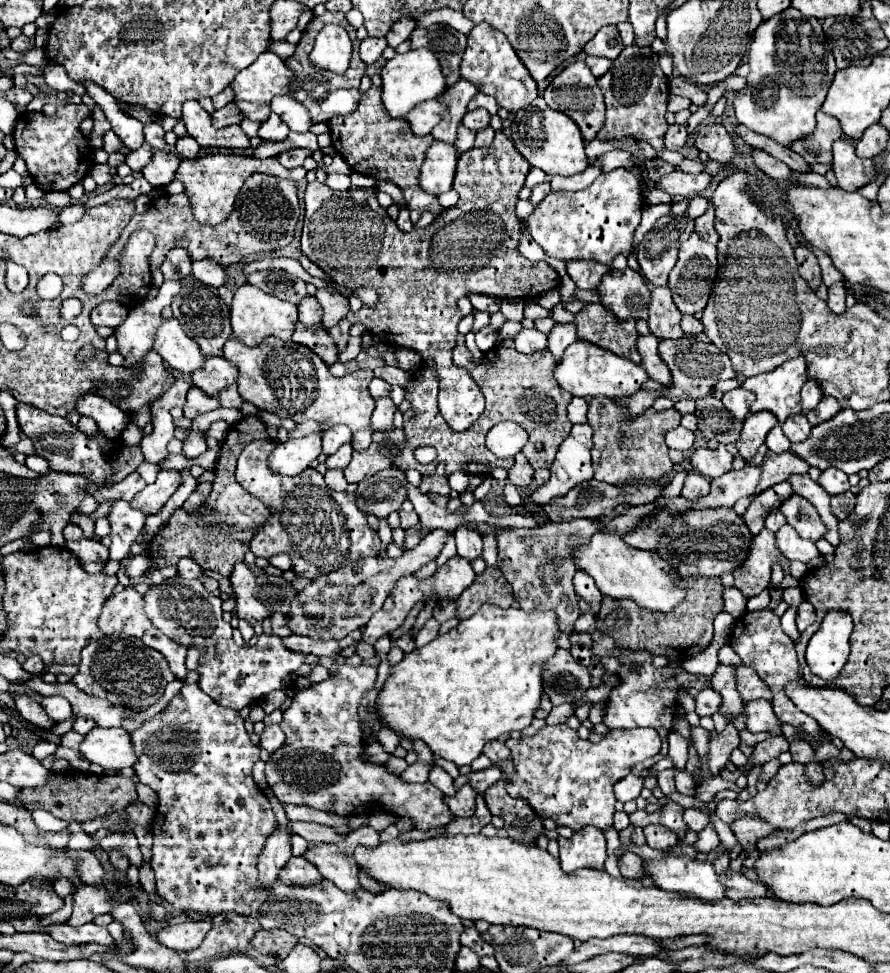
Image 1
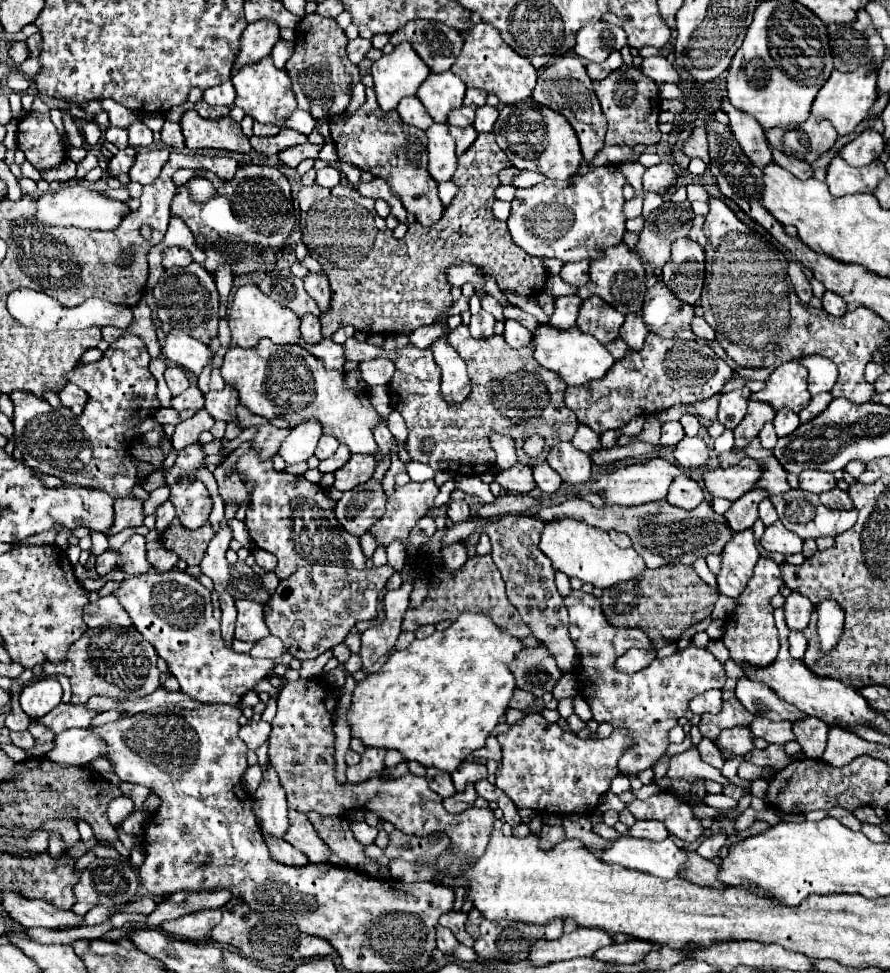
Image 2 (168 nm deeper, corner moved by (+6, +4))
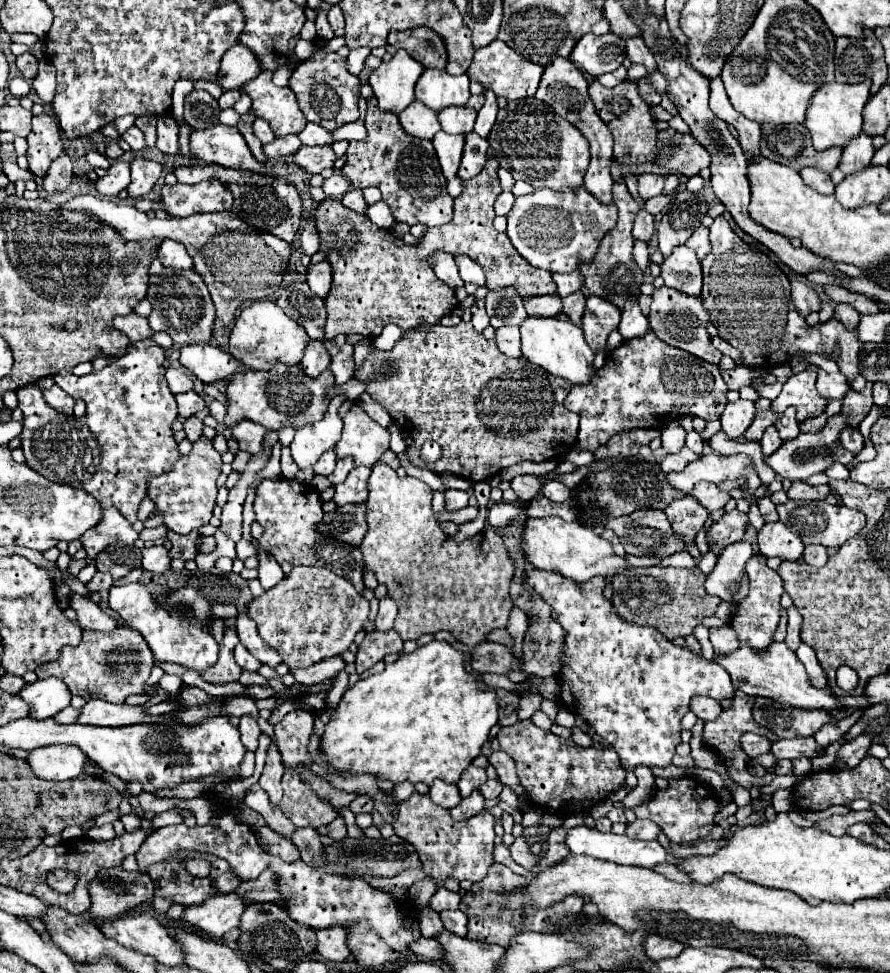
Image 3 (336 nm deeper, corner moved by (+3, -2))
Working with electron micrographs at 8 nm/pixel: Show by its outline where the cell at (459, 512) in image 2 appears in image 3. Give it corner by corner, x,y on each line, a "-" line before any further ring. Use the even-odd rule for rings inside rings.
447,490
445,492
445,502
447,502
445,508
447,508
447,512
455,512
455,510
465,508
467,500
469,500
469,496
463,490

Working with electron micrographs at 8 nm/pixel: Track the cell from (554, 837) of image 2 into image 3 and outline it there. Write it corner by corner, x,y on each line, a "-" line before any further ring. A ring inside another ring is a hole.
519,836
515,838
515,842
511,844
511,856
517,864
521,864
525,870
531,870
535,866
537,860
541,860
541,856
535,856
531,850
529,850
529,842
525,836

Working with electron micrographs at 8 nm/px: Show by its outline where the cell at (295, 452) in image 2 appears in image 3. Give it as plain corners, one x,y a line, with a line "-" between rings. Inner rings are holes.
337,394
331,400
329,410
323,416
323,420
315,422
313,426
299,428
295,432
295,438
293,438
289,448
291,448
293,460
299,468
311,468
319,460
319,456
325,450
333,448
337,444
337,438
341,438
343,422
337,414
337,408
343,404
343,400
345,400
345,396

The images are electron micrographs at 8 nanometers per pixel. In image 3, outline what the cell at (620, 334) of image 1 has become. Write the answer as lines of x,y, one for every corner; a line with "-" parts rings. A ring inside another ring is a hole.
587,298
587,308
583,314
583,332
585,340
593,352
601,352
607,348
607,338
613,330
617,330
621,320
621,312
611,302
603,298

